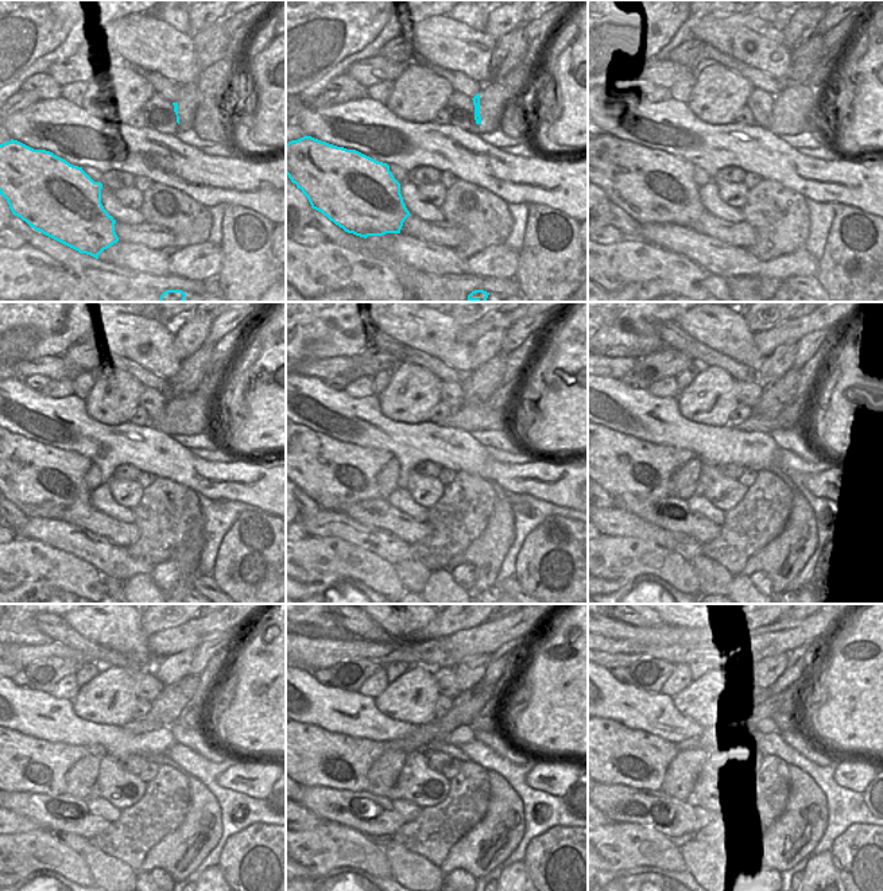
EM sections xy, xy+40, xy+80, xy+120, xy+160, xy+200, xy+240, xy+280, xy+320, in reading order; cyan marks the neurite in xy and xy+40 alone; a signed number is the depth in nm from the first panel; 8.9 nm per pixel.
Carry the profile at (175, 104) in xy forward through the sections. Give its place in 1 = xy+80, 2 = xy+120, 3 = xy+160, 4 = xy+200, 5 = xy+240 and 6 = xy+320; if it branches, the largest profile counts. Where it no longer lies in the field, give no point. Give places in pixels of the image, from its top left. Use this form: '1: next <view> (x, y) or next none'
1: next xy+80 (777, 117)
2: next xy+120 (169, 418)
3: next xy+160 (468, 415)
4: next xy+200 (763, 423)
5: next xy+240 (142, 725)
6: next xy+320 (615, 754)

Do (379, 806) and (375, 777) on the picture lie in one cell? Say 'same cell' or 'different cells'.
different cells

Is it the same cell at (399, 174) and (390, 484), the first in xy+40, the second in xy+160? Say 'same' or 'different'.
same

